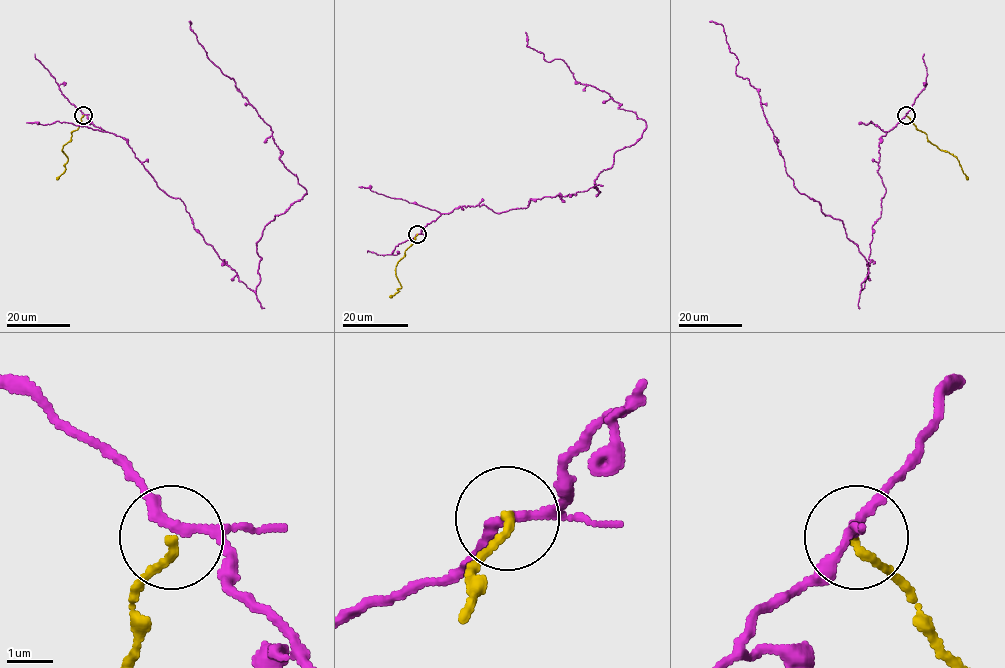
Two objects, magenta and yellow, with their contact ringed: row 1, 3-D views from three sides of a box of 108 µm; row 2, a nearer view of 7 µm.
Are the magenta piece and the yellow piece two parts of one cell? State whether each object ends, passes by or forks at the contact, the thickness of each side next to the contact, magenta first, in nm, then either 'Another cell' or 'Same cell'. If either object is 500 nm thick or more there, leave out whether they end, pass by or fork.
At the ring magenta forks. At the ring yellow ends. Thickness 170 nm (magenta) against 170 nm. Another cell

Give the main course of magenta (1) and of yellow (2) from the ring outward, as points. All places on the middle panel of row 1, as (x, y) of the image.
1: (418, 234), (459, 207), (597, 194), (594, 180), (641, 136), (646, 122), (562, 59), (547, 62), (525, 32)
2: (417, 234), (396, 267), (396, 276), (401, 286), (390, 297)

